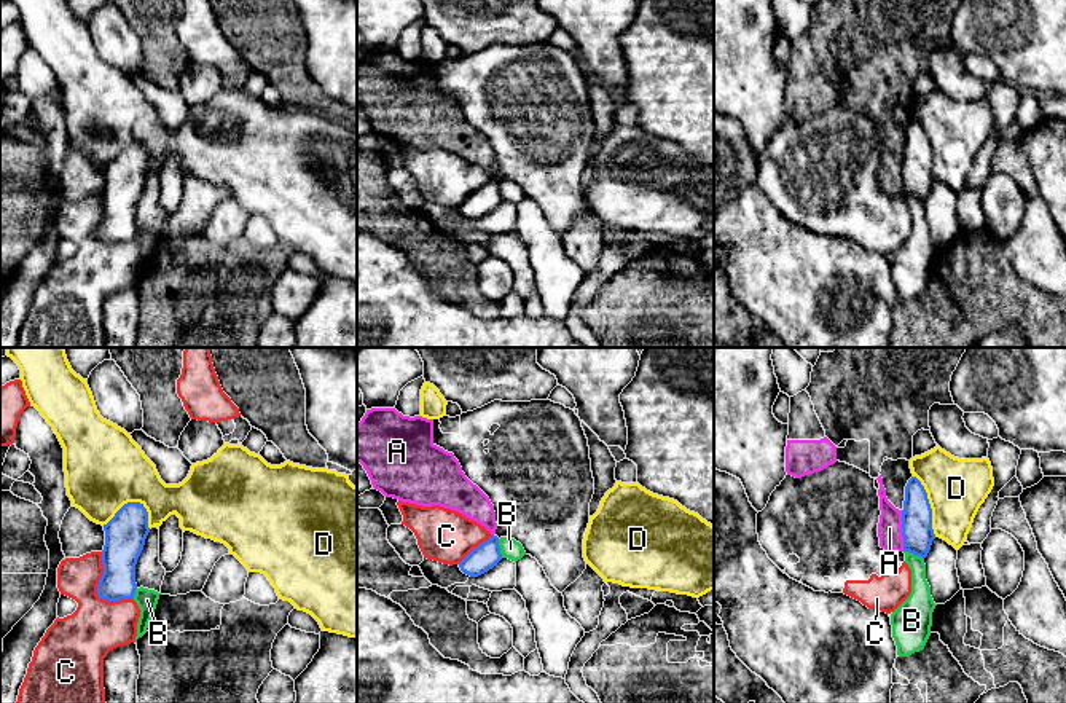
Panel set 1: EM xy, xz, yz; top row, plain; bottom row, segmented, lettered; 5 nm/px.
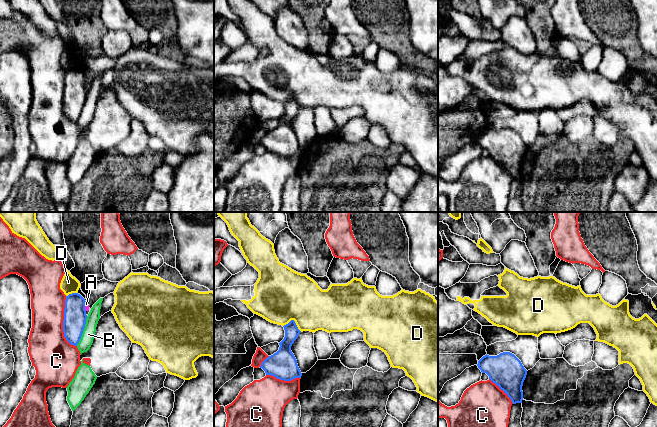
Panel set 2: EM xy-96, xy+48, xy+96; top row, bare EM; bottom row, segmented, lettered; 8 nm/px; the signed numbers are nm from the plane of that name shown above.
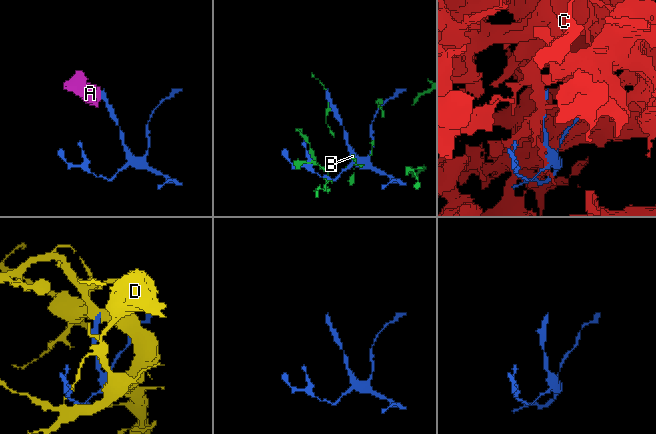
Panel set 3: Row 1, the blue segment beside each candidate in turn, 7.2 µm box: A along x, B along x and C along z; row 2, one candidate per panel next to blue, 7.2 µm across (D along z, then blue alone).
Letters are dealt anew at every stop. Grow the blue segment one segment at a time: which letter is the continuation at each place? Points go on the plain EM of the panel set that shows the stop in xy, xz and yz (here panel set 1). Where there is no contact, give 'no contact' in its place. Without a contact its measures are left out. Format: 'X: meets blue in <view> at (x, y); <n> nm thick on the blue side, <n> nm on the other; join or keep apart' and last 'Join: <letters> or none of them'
A: meets blue in yz at (902, 174); 160 nm thick on the blue side, 130 nm on the other; keep apart
B: meets blue in yz at (913, 196); 160 nm thick on the blue side, 130 nm on the other; keep apart
C: meets blue in xy at (97, 235); 190 nm thick on the blue side, 280 nm on the other; keep apart
D: meets blue in xy at (125, 147); 200 nm thick on the blue side, 400 nm on the other; keep apart
Join: none of them

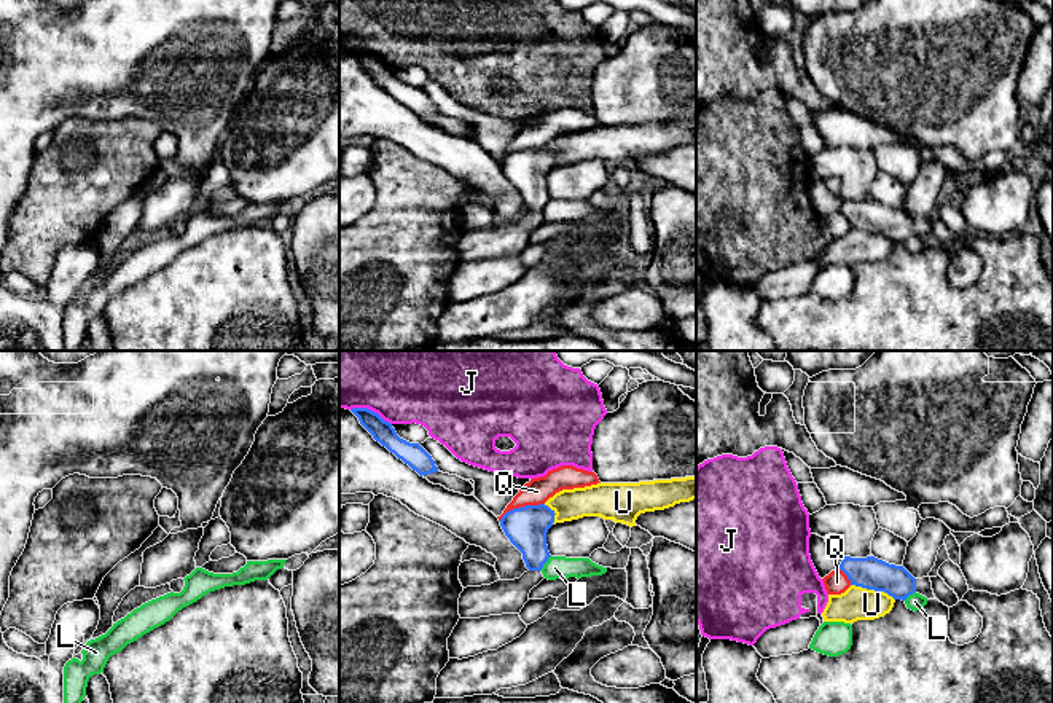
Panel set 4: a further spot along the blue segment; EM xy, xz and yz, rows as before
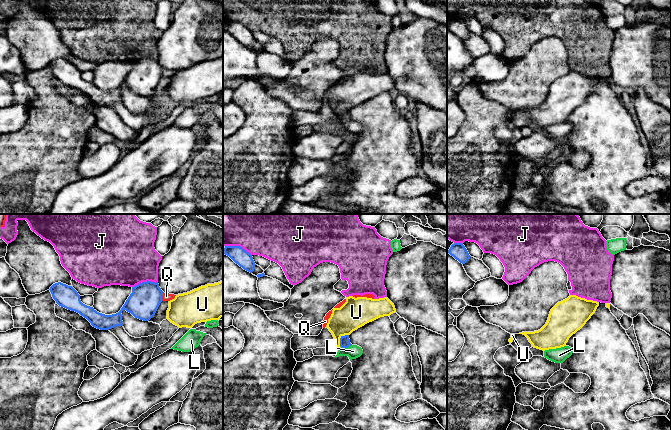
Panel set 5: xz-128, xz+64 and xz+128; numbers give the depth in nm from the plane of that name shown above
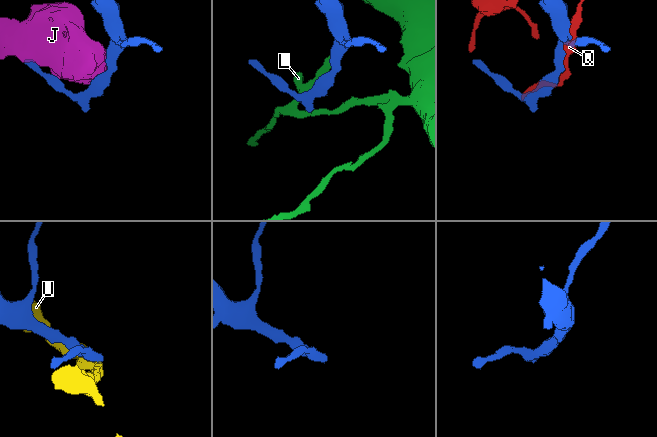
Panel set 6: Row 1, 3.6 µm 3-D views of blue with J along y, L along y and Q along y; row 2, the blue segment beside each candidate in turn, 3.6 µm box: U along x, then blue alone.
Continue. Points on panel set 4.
J: meets blue in xz at (370, 53); 110 nm thick on the blue side, 340 nm on the other; keep apart
L: meets blue in xz at (545, 204); 200 nm thick on the blue side, 110 nm on the other; keep apart
Q: meets blue in xz at (521, 150); 200 nm thick on the blue side, 130 nm on the other; keep apart
U: meets blue in yz at (873, 231); 160 nm thick on the blue side, 170 nm on the other; keep apart
Join: none of them

